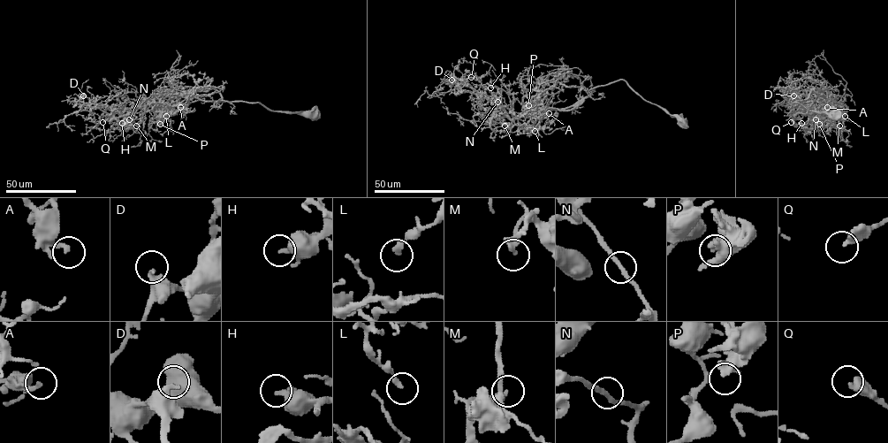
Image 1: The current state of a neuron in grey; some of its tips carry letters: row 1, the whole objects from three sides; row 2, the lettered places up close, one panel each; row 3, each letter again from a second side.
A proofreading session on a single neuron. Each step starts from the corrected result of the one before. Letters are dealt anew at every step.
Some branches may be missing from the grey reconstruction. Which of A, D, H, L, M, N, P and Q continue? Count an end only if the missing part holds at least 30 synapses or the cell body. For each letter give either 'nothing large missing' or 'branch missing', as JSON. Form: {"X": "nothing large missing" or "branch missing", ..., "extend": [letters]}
{"A": "nothing large missing", "D": "nothing large missing", "H": "nothing large missing", "L": "nothing large missing", "M": "nothing large missing", "N": "nothing large missing", "P": "nothing large missing", "Q": "nothing large missing", "extend": []}

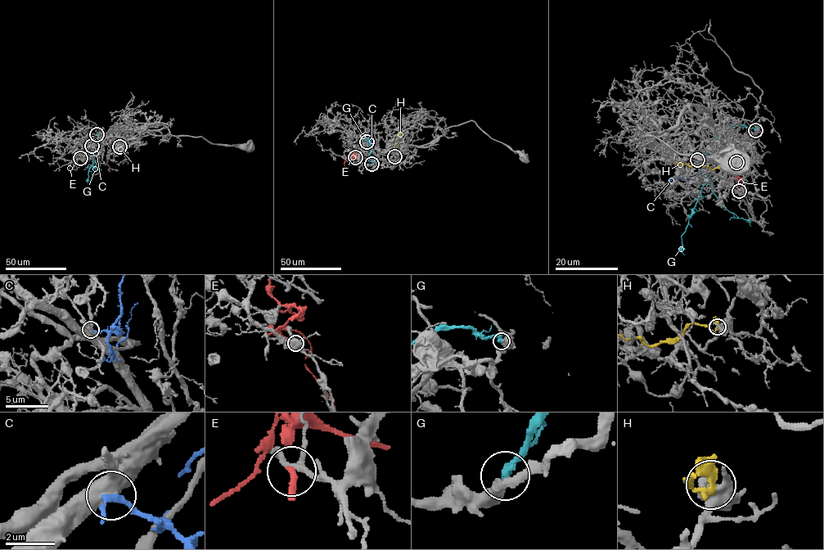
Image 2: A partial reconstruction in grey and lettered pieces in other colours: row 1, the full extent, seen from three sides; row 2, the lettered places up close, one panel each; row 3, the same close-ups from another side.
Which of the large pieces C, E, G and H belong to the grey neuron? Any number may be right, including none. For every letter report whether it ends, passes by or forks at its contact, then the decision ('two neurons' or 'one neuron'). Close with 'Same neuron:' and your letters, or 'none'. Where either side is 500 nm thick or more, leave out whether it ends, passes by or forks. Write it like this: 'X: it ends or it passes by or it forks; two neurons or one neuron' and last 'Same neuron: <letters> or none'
C: two neurons
E: it passes by; two neurons
G: it ends; two neurons
H: it passes by; two neurons
Same neuron: none

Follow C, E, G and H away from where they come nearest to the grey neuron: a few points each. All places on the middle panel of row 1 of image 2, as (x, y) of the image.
C: (366, 142), (371, 142), (372, 131)
E: (355, 157), (355, 155), (351, 160), (346, 159), (344, 165)
G: (371, 164), (375, 159), (373, 151), (362, 136)
H: (394, 156), (395, 143), (400, 133)

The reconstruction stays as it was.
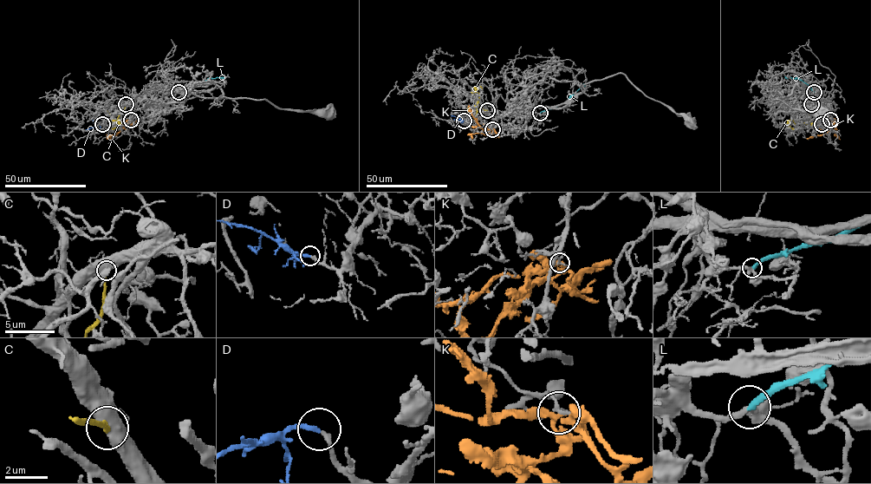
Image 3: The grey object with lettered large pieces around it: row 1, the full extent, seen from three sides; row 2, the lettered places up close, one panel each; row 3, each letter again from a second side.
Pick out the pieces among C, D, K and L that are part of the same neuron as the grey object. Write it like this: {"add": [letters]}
{"add": ["D"]}

